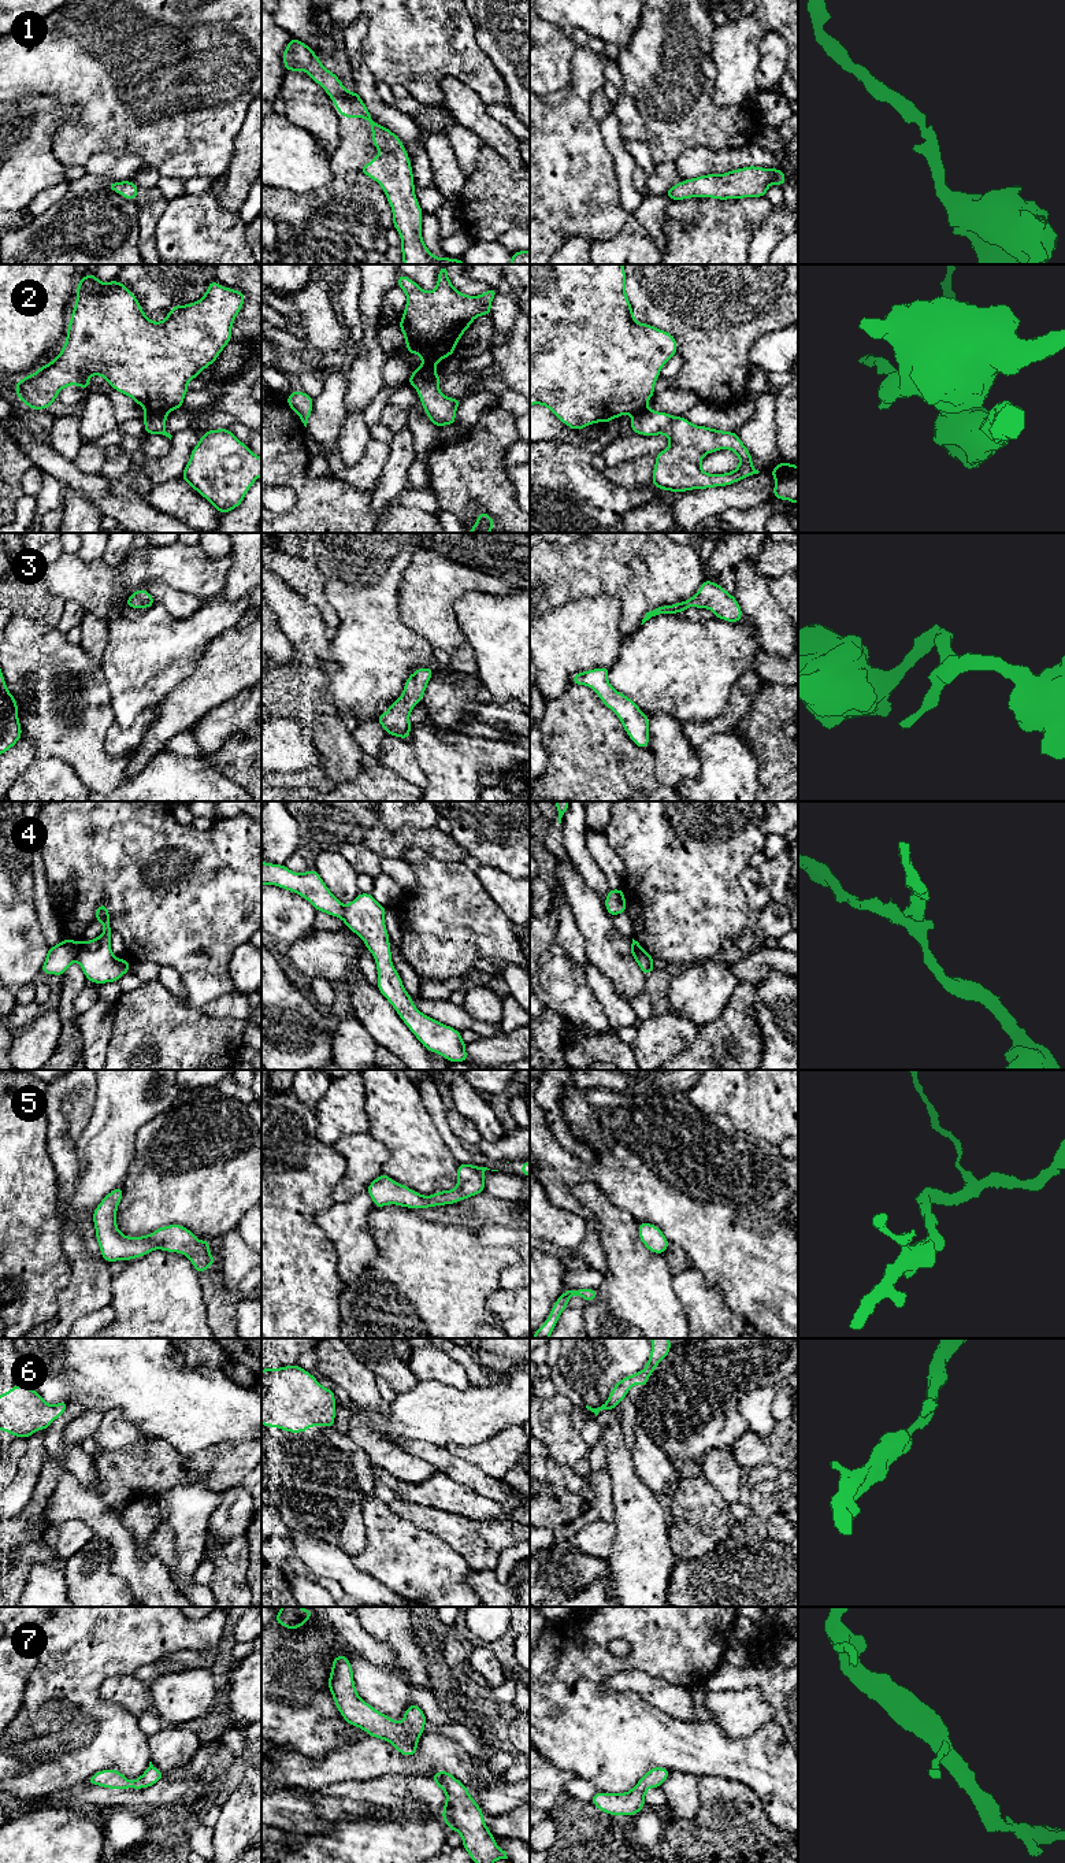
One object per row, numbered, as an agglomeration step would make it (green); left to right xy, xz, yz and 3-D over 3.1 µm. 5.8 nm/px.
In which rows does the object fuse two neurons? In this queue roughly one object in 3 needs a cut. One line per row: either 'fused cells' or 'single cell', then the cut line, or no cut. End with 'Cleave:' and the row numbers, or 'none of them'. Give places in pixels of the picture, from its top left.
1: single cell; no cut
2: fused cells; cut in xy along (145, 411), (166, 415)
3: single cell; no cut
4: fused cells; cut in xy along (81, 944), (74, 959)
5: single cell; no cut
6: single cell; no cut
7: single cell; no cut
Cleave: 2, 4

